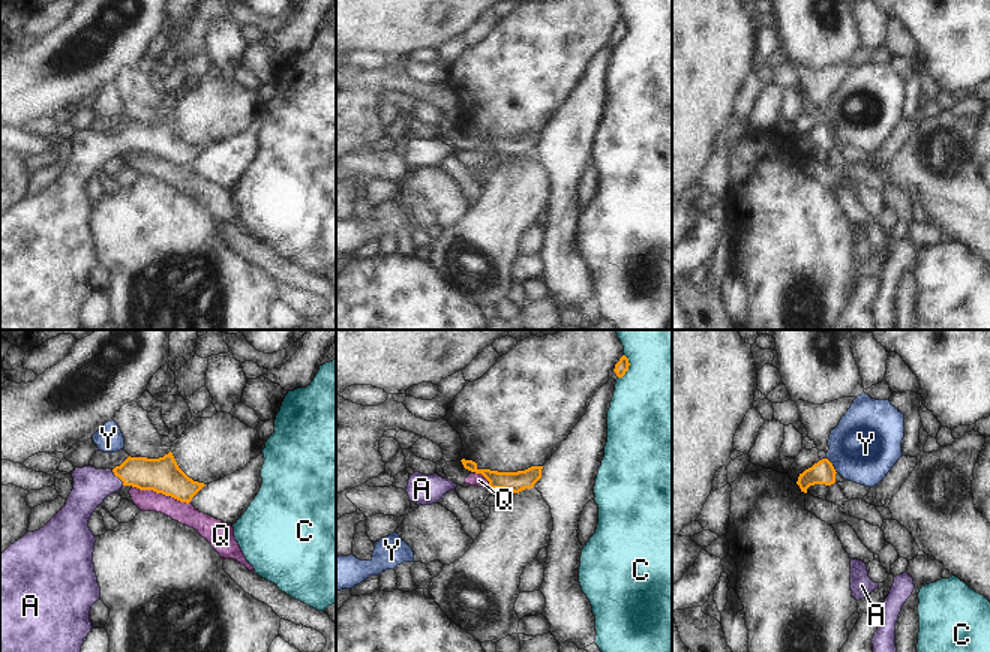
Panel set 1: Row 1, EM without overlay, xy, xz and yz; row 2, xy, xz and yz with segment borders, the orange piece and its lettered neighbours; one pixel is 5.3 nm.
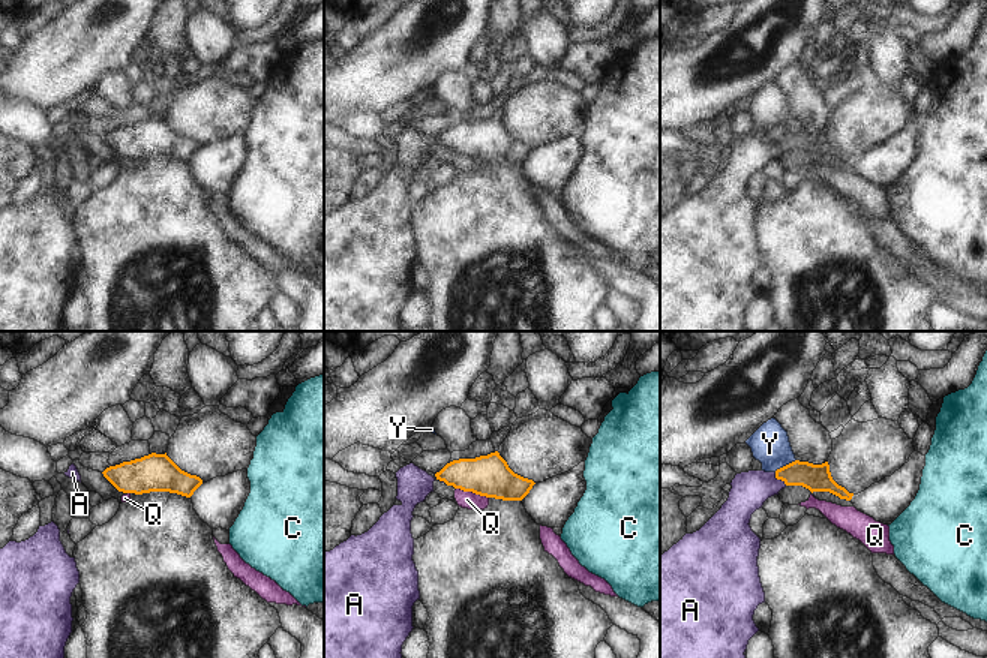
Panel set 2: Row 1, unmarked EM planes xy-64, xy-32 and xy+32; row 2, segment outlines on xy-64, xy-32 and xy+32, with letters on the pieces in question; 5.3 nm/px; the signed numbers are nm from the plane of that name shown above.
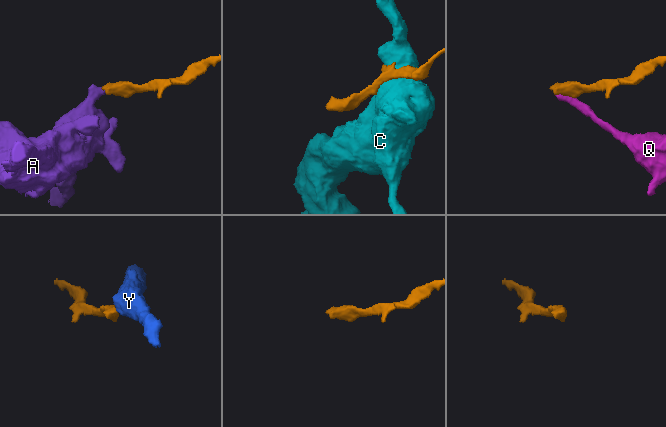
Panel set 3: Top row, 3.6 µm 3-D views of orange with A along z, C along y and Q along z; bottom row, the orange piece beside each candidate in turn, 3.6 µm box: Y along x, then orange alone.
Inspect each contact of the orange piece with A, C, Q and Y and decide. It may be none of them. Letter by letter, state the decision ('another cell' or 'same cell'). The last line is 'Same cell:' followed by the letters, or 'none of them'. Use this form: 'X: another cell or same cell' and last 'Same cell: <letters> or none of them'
A: same cell
C: another cell
Q: another cell
Y: another cell
Same cell: A

